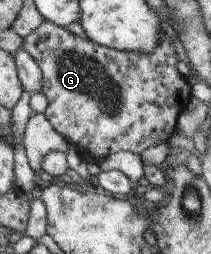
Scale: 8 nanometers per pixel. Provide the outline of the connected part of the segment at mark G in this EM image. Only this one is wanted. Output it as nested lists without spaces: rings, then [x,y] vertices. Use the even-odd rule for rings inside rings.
[[[43,21],[22,38],[22,49],[31,56],[41,73],[41,93],[47,100],[44,116],[49,124],[86,160],[100,158],[121,150],[141,154],[145,148],[167,141],[176,128],[178,114],[190,99],[190,84],[175,68],[181,54],[172,34],[159,32],[159,42],[151,54],[116,51],[90,40],[73,36],[53,22]]]

